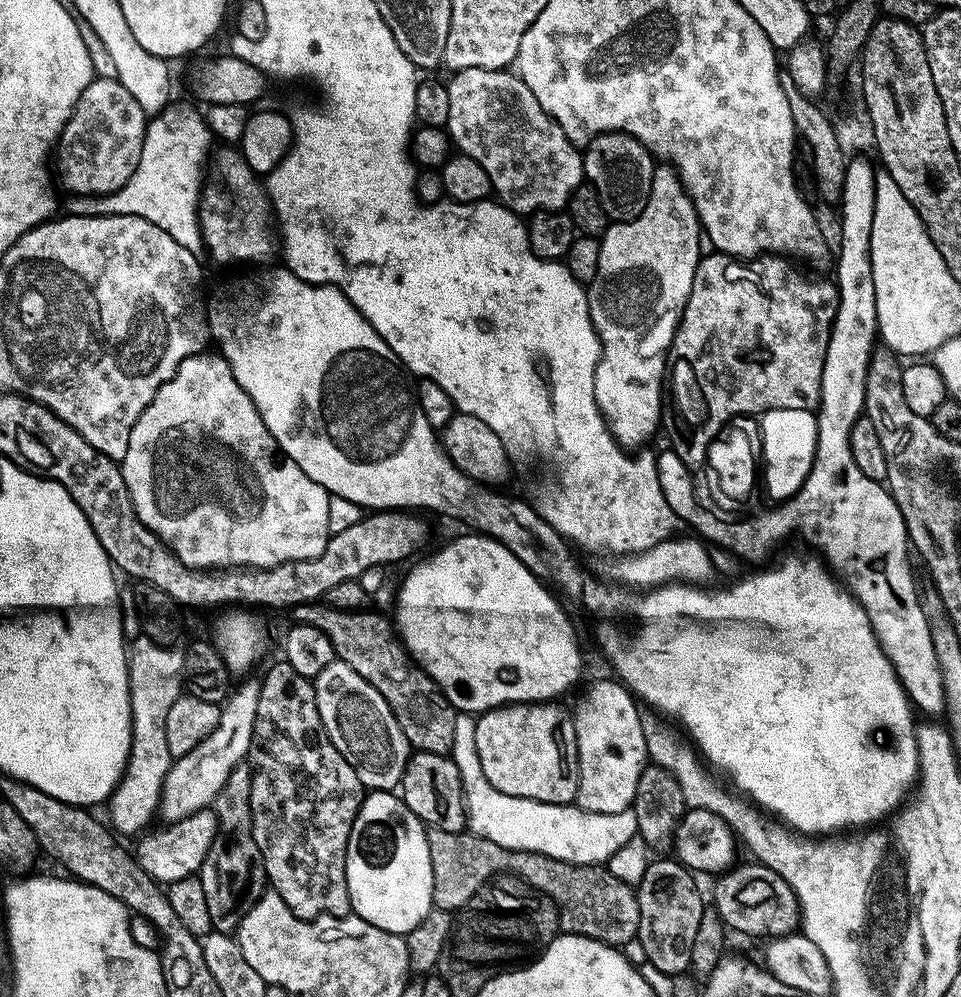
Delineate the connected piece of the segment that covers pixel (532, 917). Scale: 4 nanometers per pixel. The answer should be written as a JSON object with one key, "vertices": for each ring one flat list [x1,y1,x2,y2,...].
{"vertices":[[516,874,499,876,483,884,469,895,461,908,455,909,452,933,448,936,448,945,444,947,442,960,444,968,455,968,460,974,478,972,482,974,482,978,491,981,503,970,504,964,512,964,515,960,527,961,543,952,560,932,558,906,551,898,534,888,527,879]]}

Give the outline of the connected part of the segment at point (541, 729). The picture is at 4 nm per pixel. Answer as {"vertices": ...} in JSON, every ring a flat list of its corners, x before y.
{"vertices":[[521,700,492,708,475,719,475,746,479,750,482,772,490,783,502,782,502,793,510,794,511,797,530,798,543,804,575,803,578,792,578,758,574,714,560,703,562,702,558,700]]}

